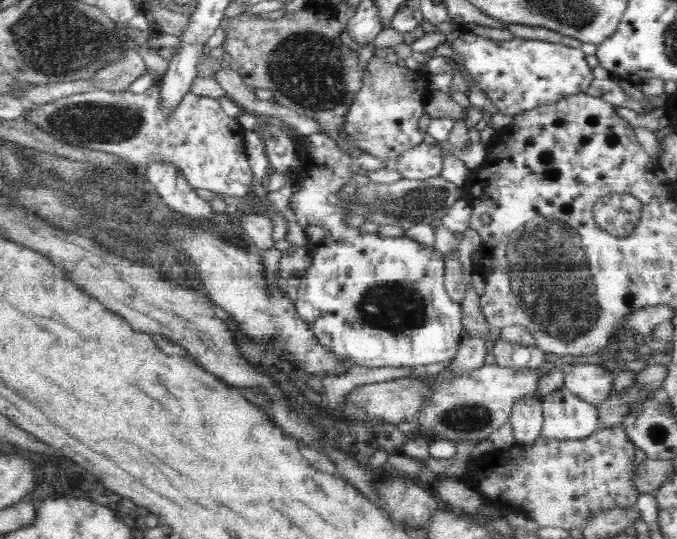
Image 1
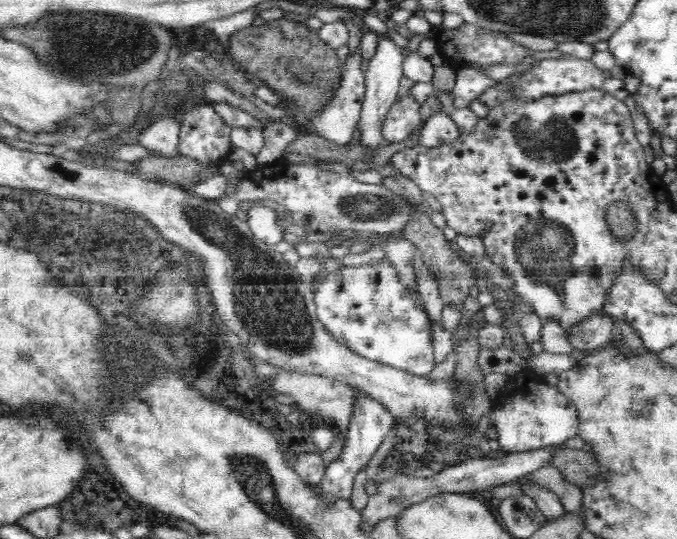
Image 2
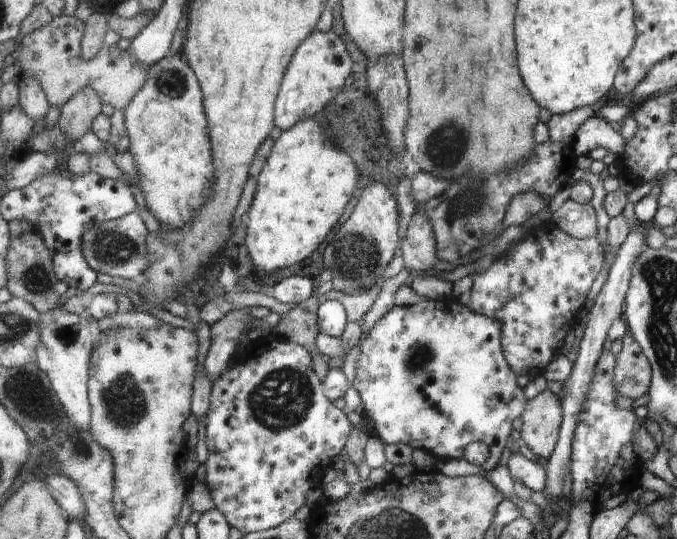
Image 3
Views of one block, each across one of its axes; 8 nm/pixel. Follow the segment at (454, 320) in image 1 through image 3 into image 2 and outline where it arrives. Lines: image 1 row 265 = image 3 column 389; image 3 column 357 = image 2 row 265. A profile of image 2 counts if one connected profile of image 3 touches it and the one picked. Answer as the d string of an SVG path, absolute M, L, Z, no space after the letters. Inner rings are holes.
M384 258L379 264L343 267L336 272L328 272L319 286L316 295L316 315L324 327L330 331L338 342L346 345L354 353L363 358L378 362L397 370L413 374L416 377L428 376L437 363L433 348L431 322L427 311L421 307L420 293L410 293L402 281L398 271Z

